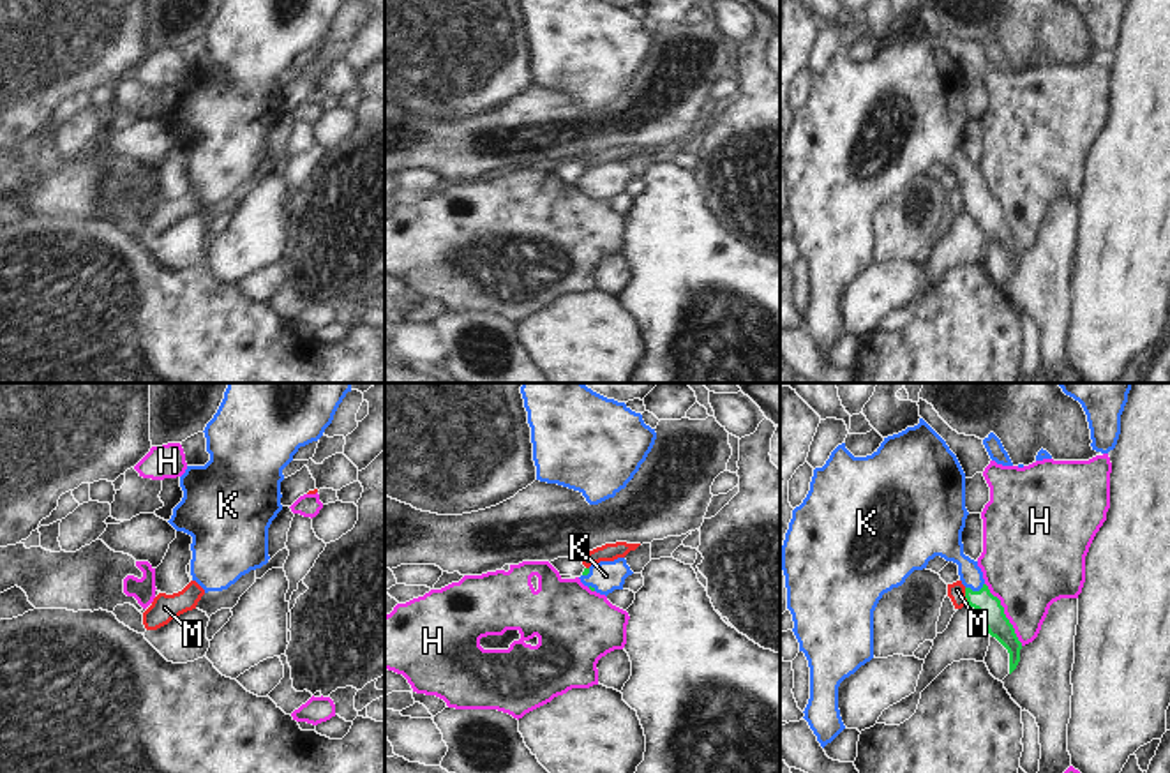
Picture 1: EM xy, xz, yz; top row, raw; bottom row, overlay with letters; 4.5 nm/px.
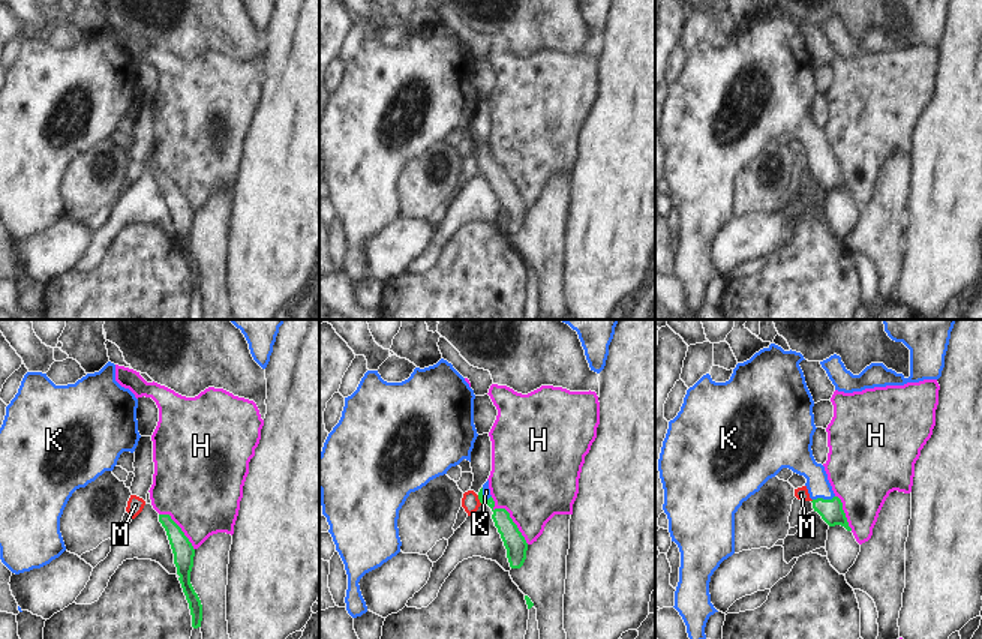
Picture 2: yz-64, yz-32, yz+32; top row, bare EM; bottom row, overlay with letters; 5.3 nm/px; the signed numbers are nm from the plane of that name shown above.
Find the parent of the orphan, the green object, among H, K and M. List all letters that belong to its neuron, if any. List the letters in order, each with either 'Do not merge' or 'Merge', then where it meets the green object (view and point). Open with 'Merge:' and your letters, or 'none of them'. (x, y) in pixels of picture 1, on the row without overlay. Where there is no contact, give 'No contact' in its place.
Merge: K
H: Do not merge. Touches green at yz (1004, 219)
K: Merge. Touches green at yz (974, 196)
M: Do not merge. Touches green at yz (966, 202).

